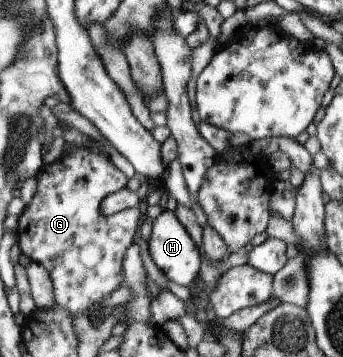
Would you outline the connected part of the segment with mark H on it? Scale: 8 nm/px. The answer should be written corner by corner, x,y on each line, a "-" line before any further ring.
164,209
161,214
152,221
152,231
148,240
149,255
154,263
164,271
172,282
187,286
192,285
201,274
203,262
202,248
198,247
193,236
184,227
175,212

